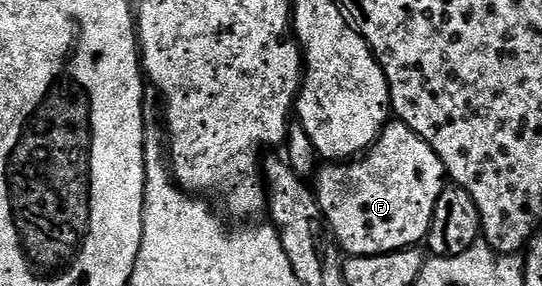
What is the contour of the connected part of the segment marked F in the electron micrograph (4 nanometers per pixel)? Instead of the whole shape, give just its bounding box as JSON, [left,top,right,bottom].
[315,119,447,257]

